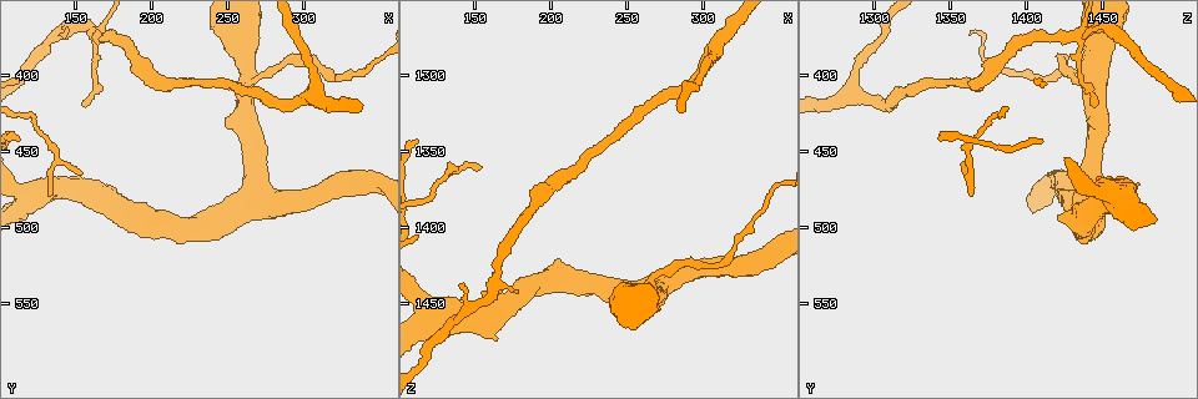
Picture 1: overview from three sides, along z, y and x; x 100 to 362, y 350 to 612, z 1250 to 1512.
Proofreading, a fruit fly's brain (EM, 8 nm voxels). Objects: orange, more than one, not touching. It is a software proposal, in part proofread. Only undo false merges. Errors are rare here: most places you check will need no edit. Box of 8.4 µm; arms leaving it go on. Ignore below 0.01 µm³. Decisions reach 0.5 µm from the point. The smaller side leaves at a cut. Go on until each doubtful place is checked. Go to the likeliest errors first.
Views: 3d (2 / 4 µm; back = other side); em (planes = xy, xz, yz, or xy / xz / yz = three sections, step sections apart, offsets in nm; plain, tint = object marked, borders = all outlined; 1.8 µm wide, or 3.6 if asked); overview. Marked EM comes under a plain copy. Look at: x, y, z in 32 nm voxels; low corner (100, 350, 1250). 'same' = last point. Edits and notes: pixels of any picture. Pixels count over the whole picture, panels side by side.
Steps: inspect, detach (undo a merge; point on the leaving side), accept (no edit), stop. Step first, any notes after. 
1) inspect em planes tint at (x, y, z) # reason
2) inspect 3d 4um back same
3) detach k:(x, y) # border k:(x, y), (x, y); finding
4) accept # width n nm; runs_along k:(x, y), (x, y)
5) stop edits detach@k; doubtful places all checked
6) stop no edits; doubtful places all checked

inspect em planes tint at (162, 374, 1436) # sharp bend

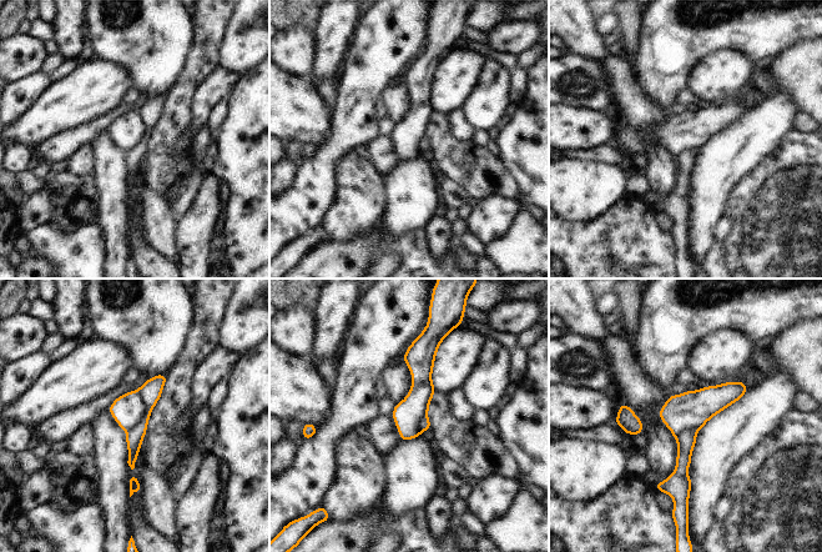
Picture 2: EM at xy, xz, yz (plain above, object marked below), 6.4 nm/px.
detach 2:(151, 390) # part_leaving 2:(162, 377), (150, 391), (131, 462); a second neuron is stuck on

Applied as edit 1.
inspect 3d 4um at (260, 386, 1448) # abrupt turn

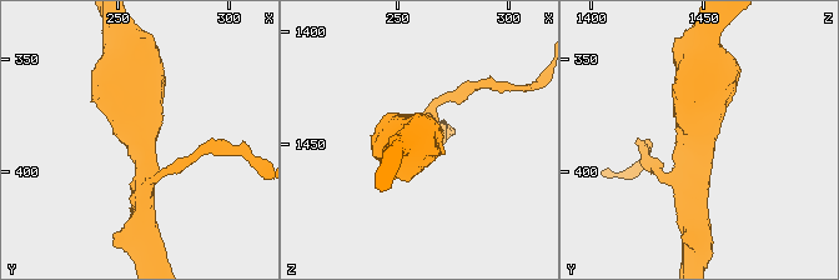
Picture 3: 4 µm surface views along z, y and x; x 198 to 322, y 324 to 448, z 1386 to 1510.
inspect em 3.6um planes borders at (262, 386, 1448)

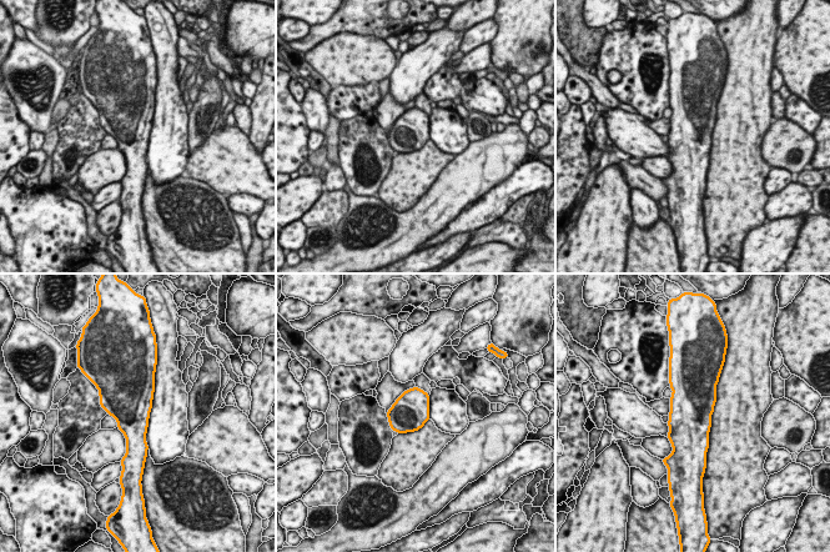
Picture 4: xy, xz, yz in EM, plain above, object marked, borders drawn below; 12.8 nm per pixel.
accept # width 480 nm; continuous, no second neuron

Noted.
inspect 3d 2um at (304, 414, 1290) # sharp bend

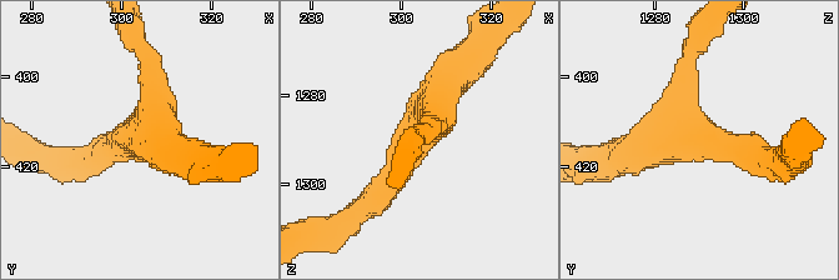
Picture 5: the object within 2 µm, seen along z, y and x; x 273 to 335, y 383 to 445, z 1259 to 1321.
inspect em planes borders at (303, 413, 1289) # arms 3; arm_widths 180, 220, 280 nm

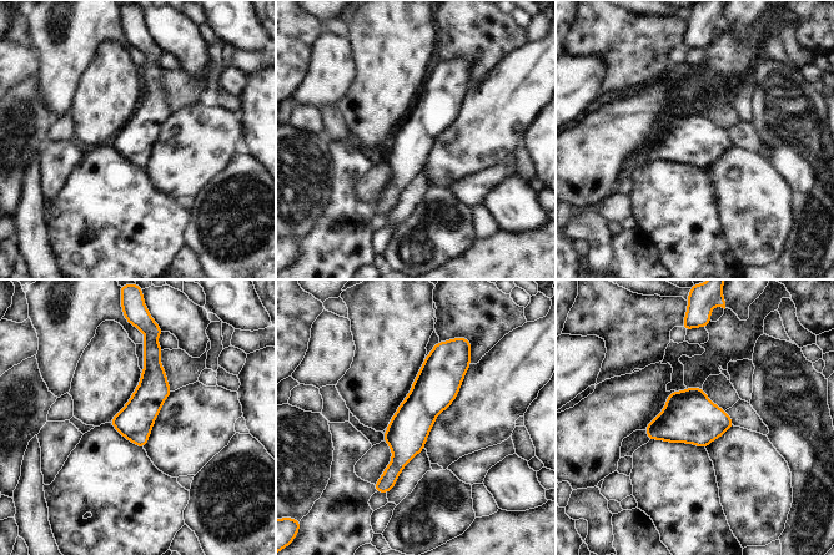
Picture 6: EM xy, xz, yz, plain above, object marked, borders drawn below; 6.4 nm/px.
accept # runs_along 6:(442, 349), (440, 379), (385, 487); continuous, no second neuron

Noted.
stop edits detach@2; doubtful places all checked

